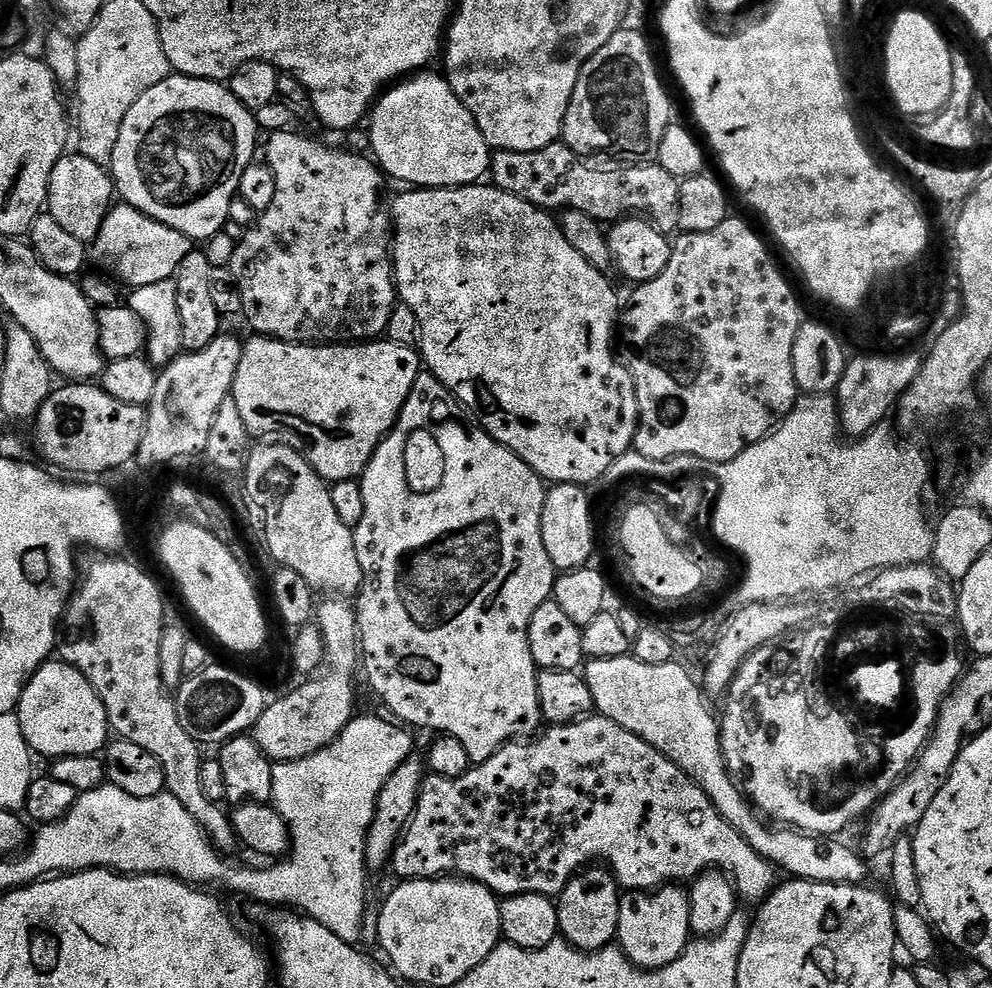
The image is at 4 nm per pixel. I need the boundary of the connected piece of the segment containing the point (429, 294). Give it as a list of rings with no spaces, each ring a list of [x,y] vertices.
[[[481,182],[481,183],[479,183],[479,184],[467,184],[467,186],[466,186],[466,187],[464,187],[464,188],[412,188],[412,189],[411,189],[411,190],[404,190],[404,193],[402,193],[402,194],[401,194],[401,196],[400,196],[400,197],[398,197],[398,198],[397,198],[397,200],[396,200],[396,201],[394,201],[394,202],[393,202],[393,201],[391,201],[391,204],[390,204],[390,211],[391,211],[391,214],[392,214],[392,227],[393,227],[393,229],[394,229],[394,235],[393,235],[393,238],[392,238],[392,271],[393,271],[393,273],[394,273],[394,279],[395,279],[395,282],[396,282],[396,291],[397,291],[397,293],[398,293],[398,296],[399,296],[399,299],[400,299],[400,300],[401,300],[401,301],[402,301],[402,303],[404,303],[404,305],[405,305],[405,306],[406,306],[406,307],[407,307],[407,308],[409,308],[409,310],[411,310],[411,311],[412,311],[412,312],[413,312],[413,314],[414,314],[414,315],[416,315],[416,326],[417,326],[417,329],[418,329],[418,351],[419,351],[419,353],[420,353],[420,355],[421,355],[421,357],[422,357],[422,360],[423,360],[423,363],[424,363],[424,364],[425,364],[425,365],[426,365],[426,368],[427,368],[427,371],[430,371],[430,372],[432,372],[432,373],[433,373],[433,374],[435,374],[435,375],[436,375],[436,377],[437,377],[437,378],[438,378],[438,382],[442,382],[442,386],[446,386],[446,387],[447,387],[447,388],[448,388],[448,389],[450,389],[450,391],[452,391],[452,393],[453,393],[453,394],[454,394],[454,395],[455,395],[455,396],[456,396],[456,398],[457,398],[457,401],[459,401],[459,403],[460,403],[460,404],[461,404],[461,405],[463,405],[463,407],[464,407],[464,408],[465,408],[465,409],[467,409],[467,411],[468,411],[468,412],[469,412],[469,413],[471,413],[471,415],[472,415],[472,412],[473,412],[473,414],[474,414],[474,415],[476,415],[476,416],[477,416],[477,418],[478,418],[478,419],[480,419],[480,420],[477,420],[477,421],[478,421],[478,424],[479,424],[479,427],[481,427],[481,428],[483,428],[483,429],[484,429],[484,431],[485,431],[485,432],[489,432],[489,434],[491,434],[491,435],[492,435],[492,437],[494,437],[494,439],[496,439],[496,441],[498,441],[498,442],[499,442],[499,443],[500,443],[500,444],[501,444],[501,445],[502,445],[502,446],[506,446],[506,447],[507,447],[507,448],[509,448],[509,450],[510,450],[510,451],[511,451],[511,452],[513,452],[513,453],[514,453],[514,454],[518,454],[518,458],[522,458],[522,459],[523,459],[523,460],[524,460],[524,461],[525,461],[525,462],[527,462],[527,463],[528,463],[528,464],[529,464],[529,465],[530,465],[530,466],[531,466],[531,468],[532,468],[532,469],[533,469],[533,470],[535,470],[535,472],[537,472],[537,473],[538,473],[538,474],[539,474],[539,476],[541,476],[541,478],[543,478],[543,479],[544,479],[544,480],[545,480],[545,481],[548,481],[548,482],[551,482],[551,483],[552,483],[552,484],[579,484],[579,485],[581,485],[581,486],[592,486],[592,483],[594,483],[594,482],[595,482],[595,480],[597,480],[597,482],[600,482],[600,481],[603,481],[603,479],[604,479],[604,475],[605,475],[605,474],[606,474],[606,470],[610,470],[610,466],[611,466],[611,465],[612,465],[612,464],[613,464],[613,462],[614,462],[614,461],[615,461],[615,460],[616,460],[616,459],[617,459],[617,458],[618,458],[618,457],[620,457],[620,455],[622,455],[622,454],[623,454],[623,452],[627,452],[627,451],[629,451],[629,449],[631,449],[631,448],[632,448],[632,447],[633,447],[633,444],[634,444],[634,441],[635,441],[635,439],[636,439],[636,428],[637,428],[637,426],[639,426],[639,425],[640,425],[640,411],[639,411],[639,410],[638,410],[638,398],[637,398],[637,397],[636,397],[636,391],[635,391],[635,390],[634,390],[634,382],[633,382],[633,381],[632,381],[632,376],[631,376],[631,374],[630,374],[630,373],[629,373],[629,372],[628,372],[628,370],[627,370],[627,367],[625,367],[625,365],[624,365],[624,364],[623,364],[623,363],[621,363],[621,361],[620,361],[620,364],[619,364],[619,362],[618,362],[618,361],[616,361],[616,356],[615,356],[615,354],[614,354],[614,353],[612,353],[612,331],[613,331],[613,332],[614,332],[614,333],[615,333],[615,332],[616,332],[616,331],[617,331],[617,328],[618,328],[618,317],[619,317],[619,316],[620,316],[620,315],[621,315],[621,312],[622,312],[622,300],[621,300],[621,304],[620,304],[620,300],[619,300],[619,298],[618,298],[618,297],[616,297],[616,292],[615,292],[615,290],[614,290],[614,289],[612,289],[612,284],[611,284],[611,282],[610,282],[610,281],[608,281],[608,280],[607,280],[607,279],[608,279],[608,278],[609,278],[609,277],[608,277],[608,276],[607,276],[607,275],[605,275],[605,273],[603,273],[603,272],[600,272],[600,271],[598,271],[598,269],[597,269],[597,268],[595,268],[595,267],[594,267],[594,266],[590,266],[590,262],[586,262],[586,258],[582,258],[582,254],[578,254],[578,250],[574,250],[574,246],[570,246],[570,242],[566,242],[566,234],[562,234],[562,230],[561,230],[561,229],[560,229],[560,225],[559,225],[559,223],[558,223],[558,220],[557,220],[557,217],[556,217],[556,216],[555,216],[555,215],[552,215],[552,214],[549,214],[549,213],[548,213],[548,212],[547,212],[547,211],[545,211],[545,209],[542,209],[542,208],[536,208],[536,207],[534,207],[534,206],[533,206],[533,204],[531,204],[531,203],[530,203],[530,202],[526,202],[526,201],[525,201],[525,200],[523,200],[523,199],[522,199],[522,198],[518,198],[518,197],[517,197],[517,196],[515,196],[515,195],[514,195],[514,194],[506,194],[506,190],[502,190],[502,189],[501,189],[501,188],[497,188],[497,187],[495,187],[495,186],[489,186],[489,185],[488,185],[488,184],[487,184],[487,183],[484,183],[484,182]]]

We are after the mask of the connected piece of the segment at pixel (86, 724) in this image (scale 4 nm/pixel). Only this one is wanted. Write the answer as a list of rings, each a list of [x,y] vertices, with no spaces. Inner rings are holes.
[[[59,658],[49,659],[48,663],[43,664],[30,678],[30,682],[24,687],[24,693],[18,705],[18,715],[22,734],[26,738],[28,747],[37,757],[94,756],[103,753],[110,740],[108,715],[106,706],[102,706],[102,698],[98,698],[94,686],[86,682],[86,678],[77,668],[65,664]]]

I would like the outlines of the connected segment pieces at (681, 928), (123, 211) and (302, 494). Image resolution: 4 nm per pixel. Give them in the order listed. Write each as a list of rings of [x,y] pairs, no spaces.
[[[665,886],[651,892],[625,891],[621,895],[616,940],[634,966],[649,970],[670,966],[670,962],[677,960],[682,950],[686,950],[692,935],[690,902],[683,887]]]
[[[123,202],[117,203],[109,210],[108,217],[105,218],[98,230],[98,238],[93,240],[90,245],[91,259],[94,261],[94,264],[96,260],[98,267],[105,268],[105,270],[100,269],[105,273],[113,272],[113,274],[108,274],[115,277],[117,281],[125,280],[129,289],[150,286],[162,278],[162,272],[160,272],[160,232],[162,233],[162,226],[154,218],[142,214],[128,204]]]
[[[260,442],[257,444],[260,444],[260,445],[258,445],[257,448],[255,445],[255,447],[253,447],[247,455],[247,464],[244,465],[244,468],[242,471],[242,478],[244,478],[244,488],[246,491],[248,491],[249,502],[252,503],[254,507],[260,508],[260,520],[262,523],[264,523],[264,544],[266,547],[268,547],[269,554],[272,555],[273,558],[277,560],[275,563],[277,565],[279,565],[279,567],[289,568],[290,570],[294,570],[294,574],[302,574],[302,578],[306,578],[306,582],[308,583],[308,585],[310,585],[310,587],[312,587],[313,590],[315,590],[317,593],[328,592],[328,593],[324,593],[324,594],[331,594],[333,597],[336,597],[336,598],[355,597],[357,595],[357,593],[359,593],[360,587],[362,586],[362,582],[364,581],[364,575],[362,574],[362,566],[358,562],[358,554],[356,553],[356,547],[354,546],[354,538],[352,537],[353,529],[347,528],[347,526],[344,525],[343,522],[340,521],[340,519],[338,518],[337,512],[334,511],[334,502],[330,502],[329,485],[326,483],[326,481],[324,481],[322,479],[322,477],[319,474],[317,474],[317,472],[314,471],[313,468],[311,468],[311,466],[309,466],[308,460],[304,457],[304,453],[297,450],[295,447],[293,447],[293,445],[291,443],[288,443],[288,442]]]

